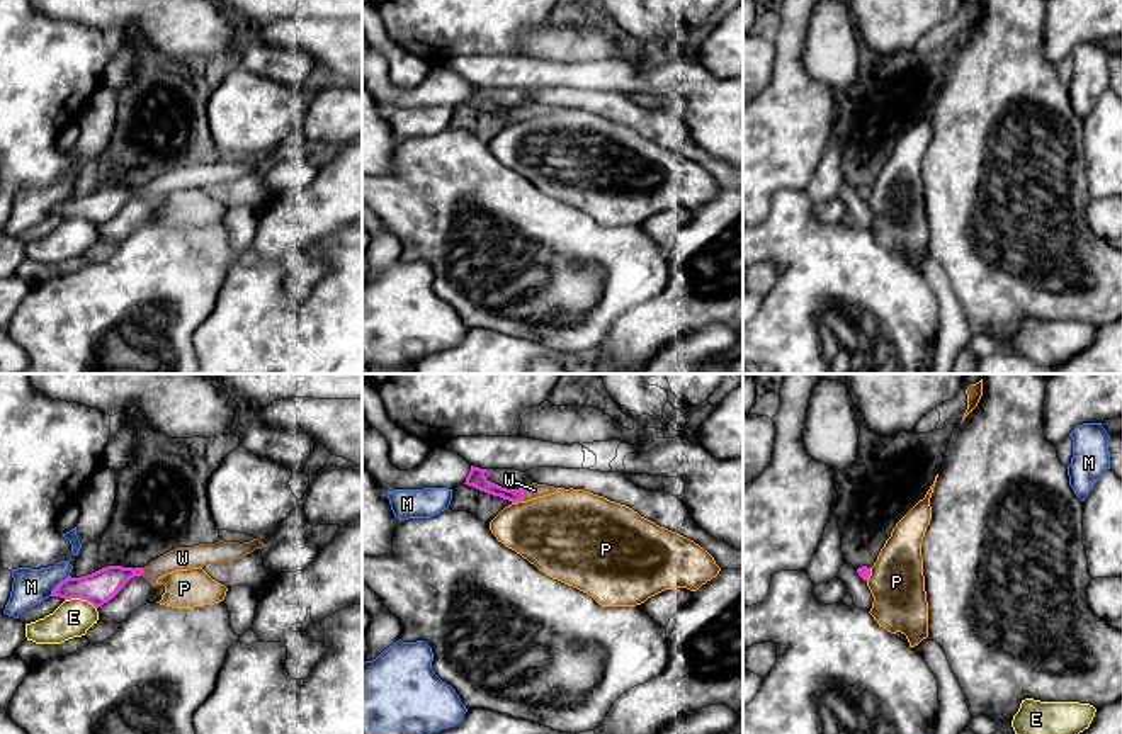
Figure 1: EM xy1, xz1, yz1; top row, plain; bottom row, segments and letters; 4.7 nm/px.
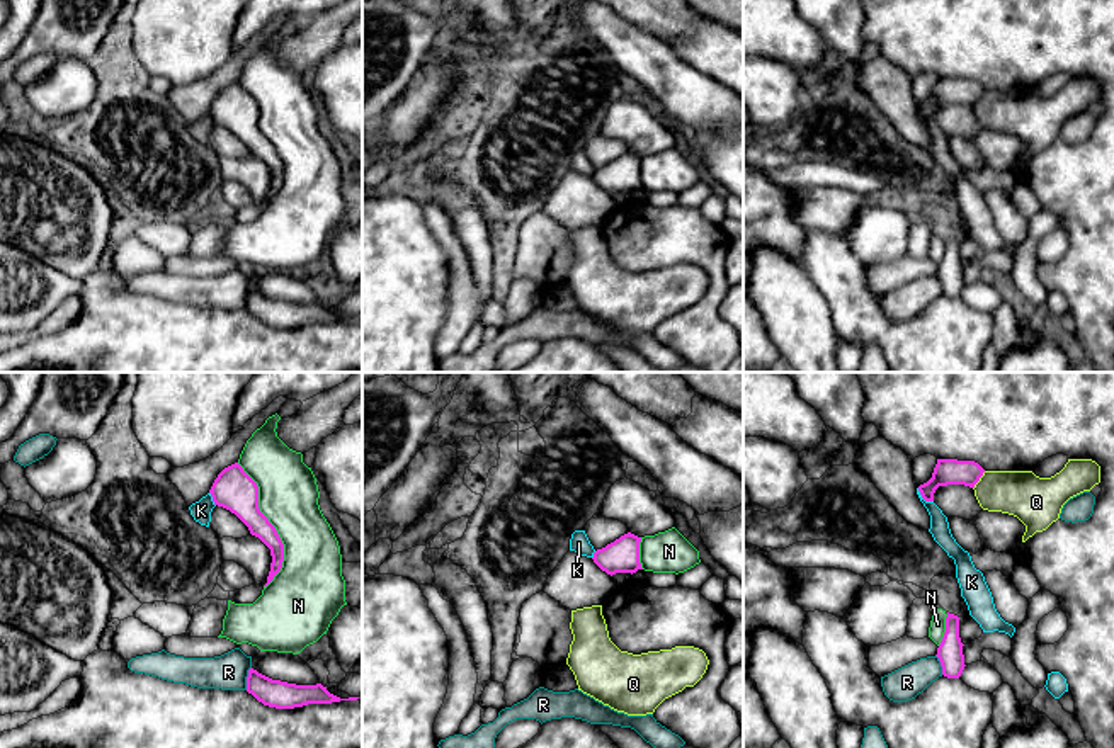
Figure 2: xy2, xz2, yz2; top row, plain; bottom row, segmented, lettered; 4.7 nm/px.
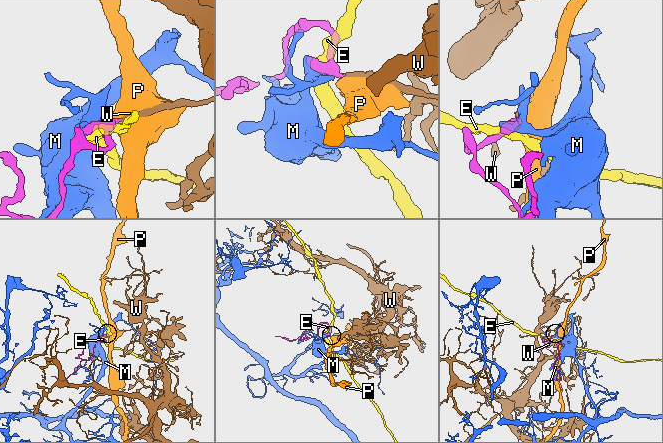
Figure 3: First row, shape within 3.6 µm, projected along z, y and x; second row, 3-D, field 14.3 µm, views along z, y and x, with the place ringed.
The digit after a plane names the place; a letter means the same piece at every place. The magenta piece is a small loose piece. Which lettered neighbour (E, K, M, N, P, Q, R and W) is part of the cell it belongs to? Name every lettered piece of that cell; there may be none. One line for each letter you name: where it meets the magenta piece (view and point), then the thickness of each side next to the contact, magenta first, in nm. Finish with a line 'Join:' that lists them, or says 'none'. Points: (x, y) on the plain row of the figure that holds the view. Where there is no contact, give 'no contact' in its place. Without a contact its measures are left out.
W: contact xz1 (524, 114); calibres 90 and 70 nm
Join: W

